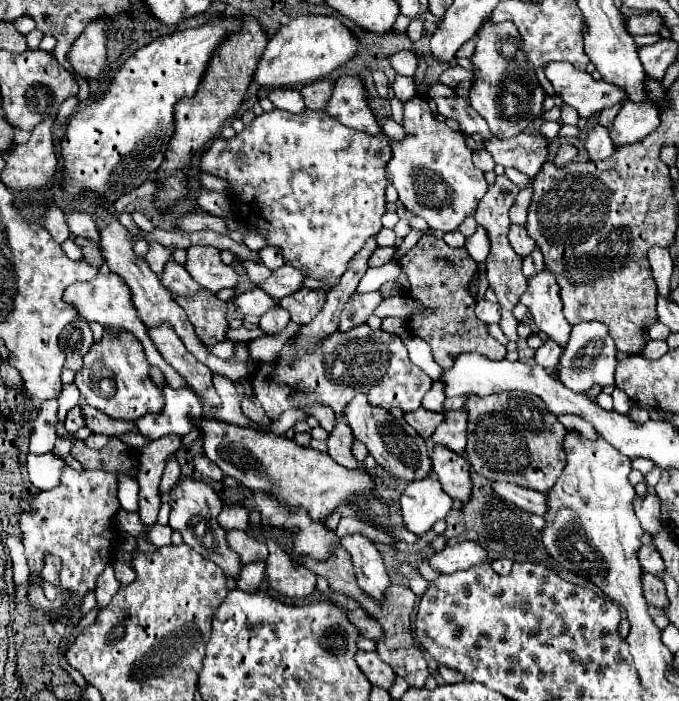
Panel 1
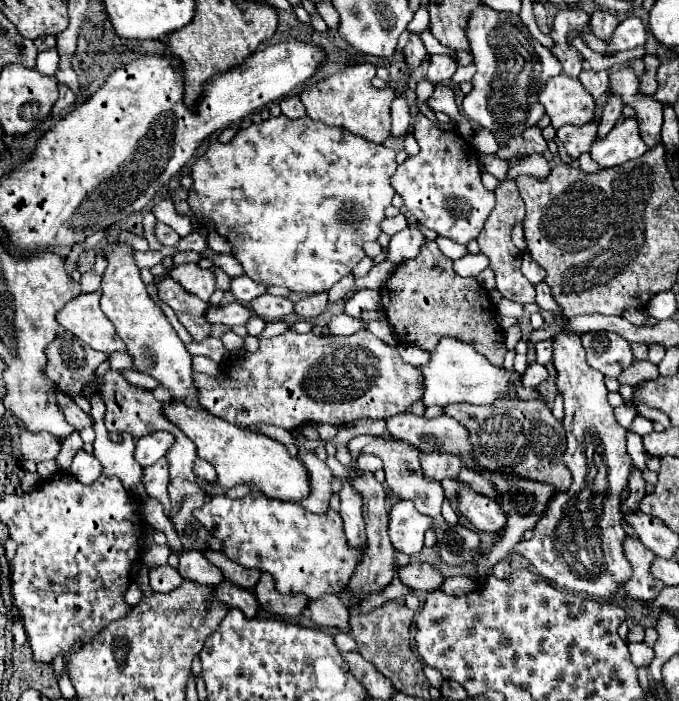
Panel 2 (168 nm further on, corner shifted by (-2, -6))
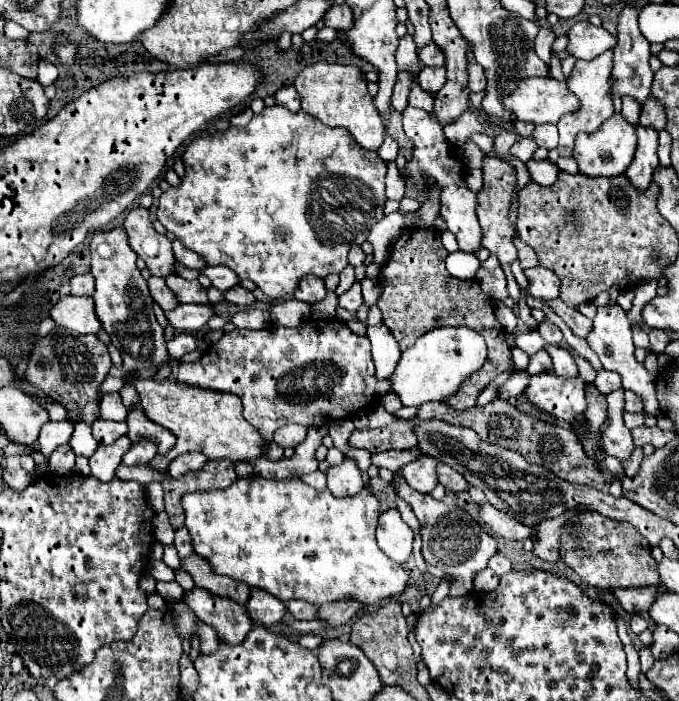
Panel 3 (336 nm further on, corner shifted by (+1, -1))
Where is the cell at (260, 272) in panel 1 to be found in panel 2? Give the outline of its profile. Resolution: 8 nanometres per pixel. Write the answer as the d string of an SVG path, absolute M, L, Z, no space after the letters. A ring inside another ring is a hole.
M206 248L202 254L204 254L206 258L212 258L212 260L214 260L214 264L216 264L216 266L220 266L224 272L228 272L232 278L238 278L238 276L242 276L242 274L244 274L242 264L240 264L234 256L230 256L230 254L216 254L216 252L214 252L214 250L210 250L210 248Z

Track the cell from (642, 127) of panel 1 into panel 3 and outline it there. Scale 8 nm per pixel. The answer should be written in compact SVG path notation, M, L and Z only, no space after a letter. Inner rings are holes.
M615 113L593 133L579 133L573 147L573 157L579 165L579 173L587 177L615 177L621 175L633 161L637 149L635 127L629 125L621 113Z

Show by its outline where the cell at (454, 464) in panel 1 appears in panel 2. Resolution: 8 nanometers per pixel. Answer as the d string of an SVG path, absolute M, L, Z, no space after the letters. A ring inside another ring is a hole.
M456 480L456 482L458 482L458 494L456 494L458 512L466 516L482 532L502 530L506 524L506 516L500 510L500 504L474 492L462 480Z

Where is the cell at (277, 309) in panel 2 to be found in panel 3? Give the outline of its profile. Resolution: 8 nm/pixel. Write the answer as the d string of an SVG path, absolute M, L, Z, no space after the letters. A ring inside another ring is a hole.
M239 285L233 287L233 289L227 289L227 291L225 291L225 299L227 299L229 303L241 305L241 307L249 307L249 305L255 301L253 293L247 291L247 289L243 289L243 287L239 287Z

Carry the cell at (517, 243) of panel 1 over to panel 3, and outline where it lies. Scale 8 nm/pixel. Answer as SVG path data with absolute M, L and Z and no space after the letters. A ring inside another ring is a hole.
M539 265L539 267L533 267L533 269L525 269L525 277L529 281L529 293L533 297L559 299L561 281L553 271Z

